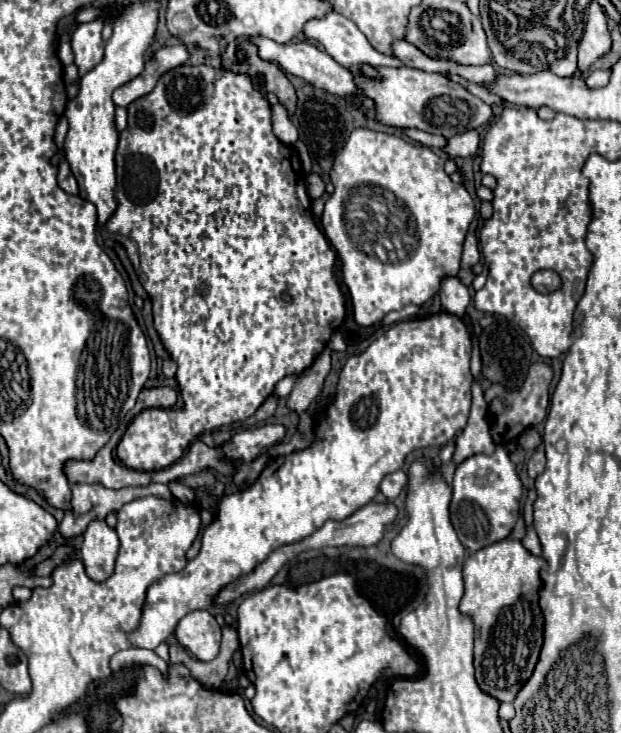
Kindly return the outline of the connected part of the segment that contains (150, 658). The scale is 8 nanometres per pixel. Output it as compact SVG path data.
M128 648L128 650L122 650L118 654L112 656L112 670L120 670L124 666L132 666L132 664L150 664L150 666L156 666L164 678L168 678L168 668L170 664L164 662L160 656L156 656L154 650L138 650L138 648Z

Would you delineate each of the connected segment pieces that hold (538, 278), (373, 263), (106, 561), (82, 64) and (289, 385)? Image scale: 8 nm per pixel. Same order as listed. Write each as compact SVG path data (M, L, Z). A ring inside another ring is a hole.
M542 270L542 272L536 272L532 276L532 286L538 290L538 292L552 292L560 286L560 276L550 272L550 270Z
M356 128L332 166L334 194L326 200L322 228L342 264L342 278L348 286L354 320L360 326L374 326L382 318L408 304L422 306L440 290L440 282L456 276L462 244L474 220L476 206L462 184L454 184L444 172L444 160L426 146L408 144L400 136Z
M96 518L88 524L80 554L84 560L86 572L92 580L96 582L106 580L114 572L118 548L120 548L118 534L114 528L106 524L106 520Z
M98 18L94 22L76 26L72 32L70 46L74 52L74 64L78 66L78 80L104 58L104 40L100 36L102 26L104 22Z
M296 375L285 377L277 383L272 392L272 395L278 398L286 398L294 387L297 379L298 376Z

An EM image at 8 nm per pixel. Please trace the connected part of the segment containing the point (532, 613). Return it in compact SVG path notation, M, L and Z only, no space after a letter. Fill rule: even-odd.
M504 538L478 552L464 562L464 598L460 610L472 616L476 626L474 666L478 686L500 702L512 702L540 656L544 642L544 616L540 610L540 568L542 556L534 556L520 540Z

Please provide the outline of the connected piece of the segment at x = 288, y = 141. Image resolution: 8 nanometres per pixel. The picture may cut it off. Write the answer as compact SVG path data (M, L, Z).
M282 104L272 106L272 130L284 146L294 146L294 142L298 140L298 130L290 122L286 108Z

